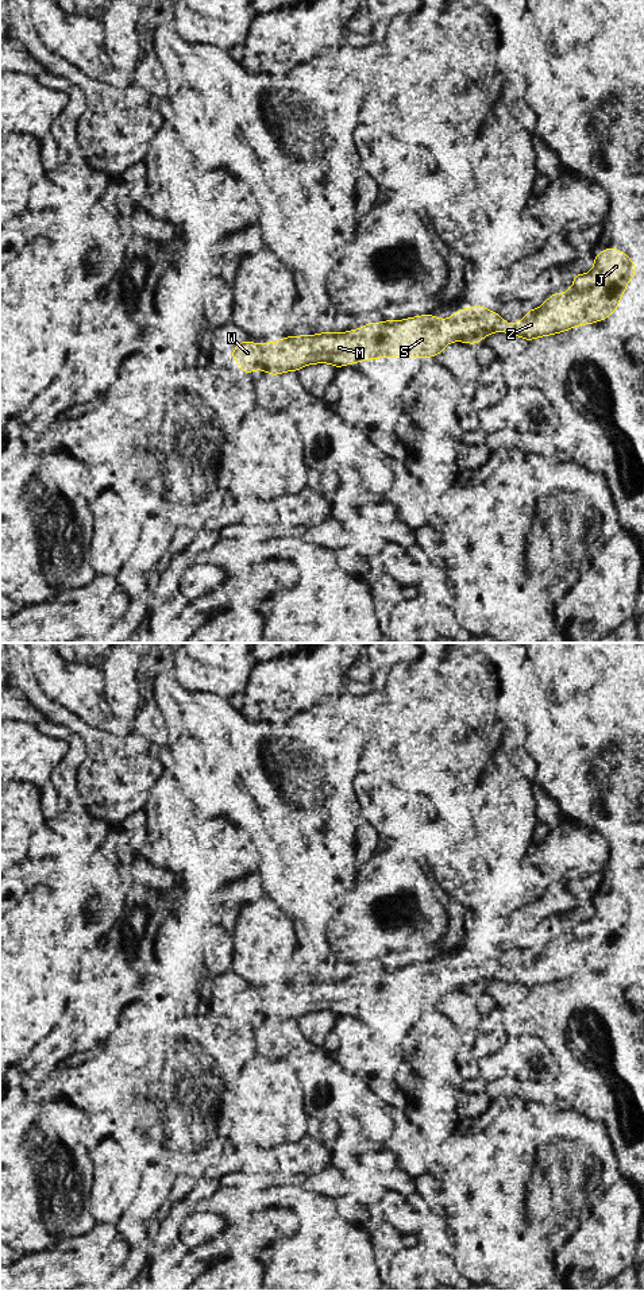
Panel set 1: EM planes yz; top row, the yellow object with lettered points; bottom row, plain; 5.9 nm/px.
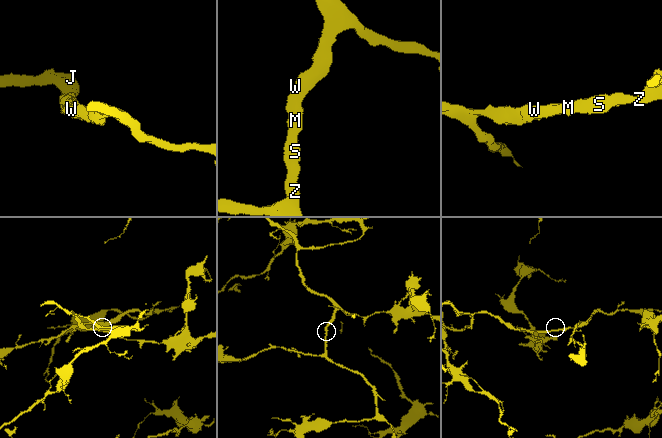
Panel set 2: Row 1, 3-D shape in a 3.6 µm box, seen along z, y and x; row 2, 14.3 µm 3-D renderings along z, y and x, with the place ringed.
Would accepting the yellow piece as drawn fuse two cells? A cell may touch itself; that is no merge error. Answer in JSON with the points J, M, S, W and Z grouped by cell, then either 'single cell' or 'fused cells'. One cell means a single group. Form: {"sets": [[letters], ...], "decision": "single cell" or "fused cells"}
{"sets": [["J", "M", "S", "W", "Z"]], "decision": "single cell"}

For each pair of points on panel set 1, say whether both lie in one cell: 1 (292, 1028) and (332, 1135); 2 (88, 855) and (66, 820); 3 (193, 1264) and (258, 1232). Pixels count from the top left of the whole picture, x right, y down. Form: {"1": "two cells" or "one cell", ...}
{"1": "one cell", "2": "two cells", "3": "one cell"}

